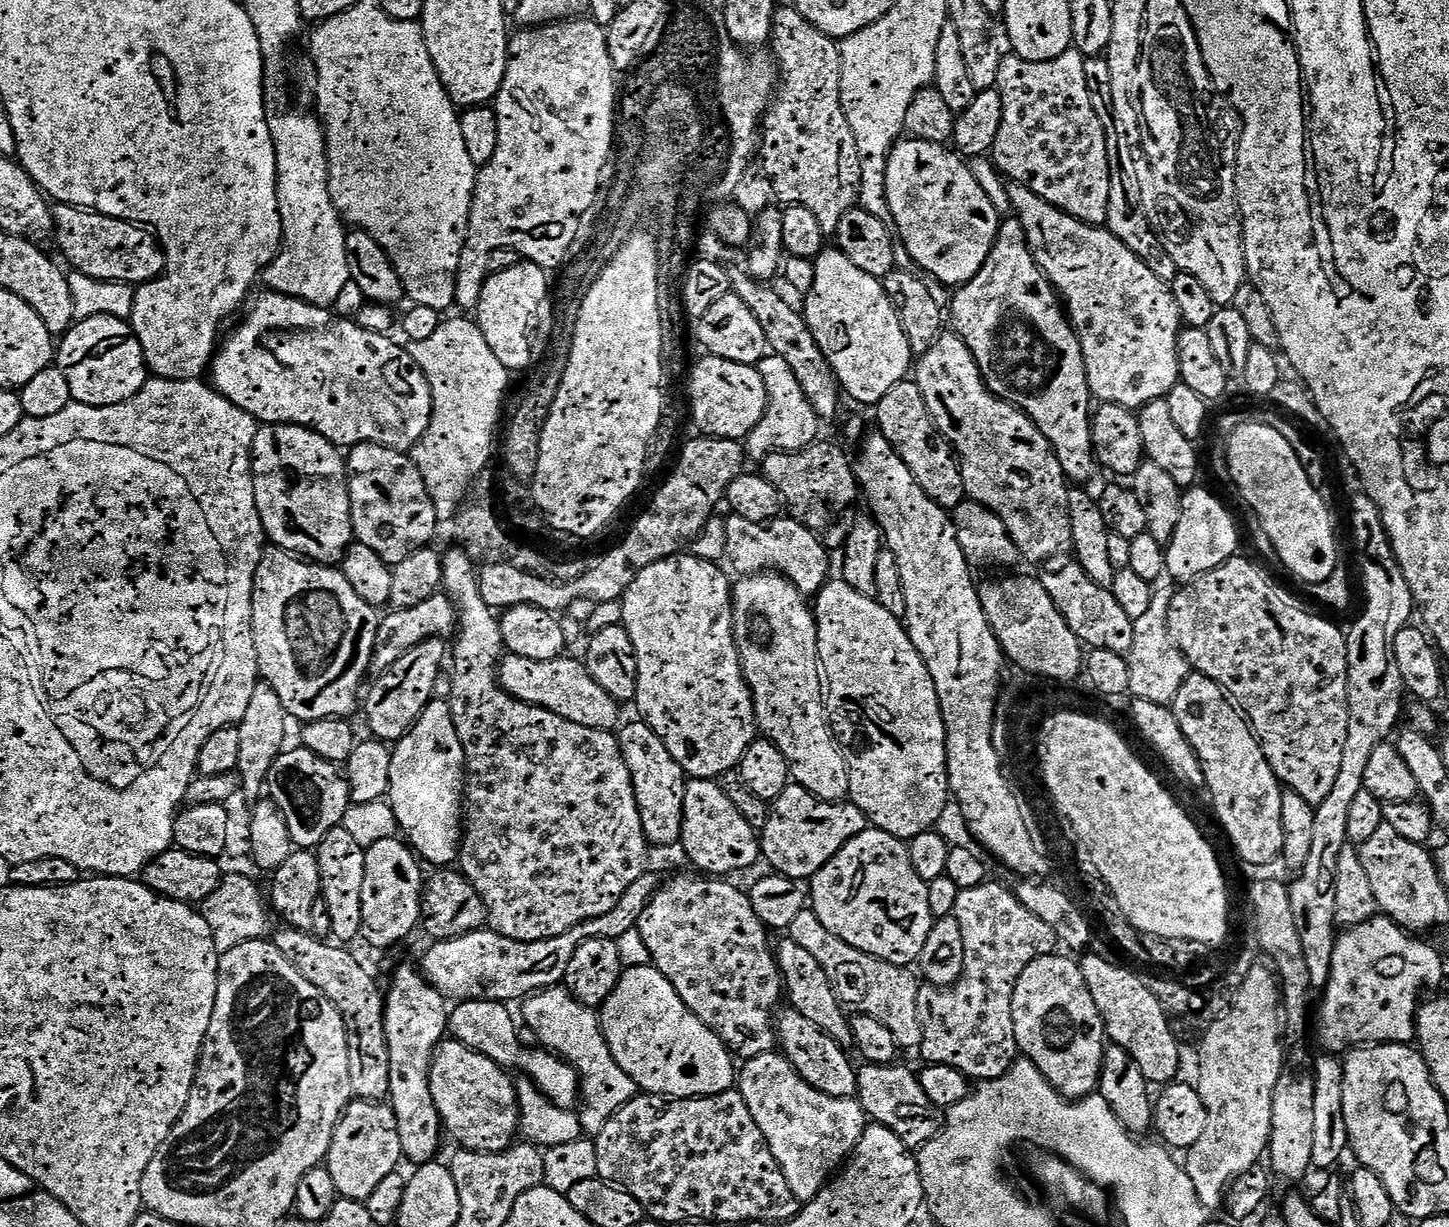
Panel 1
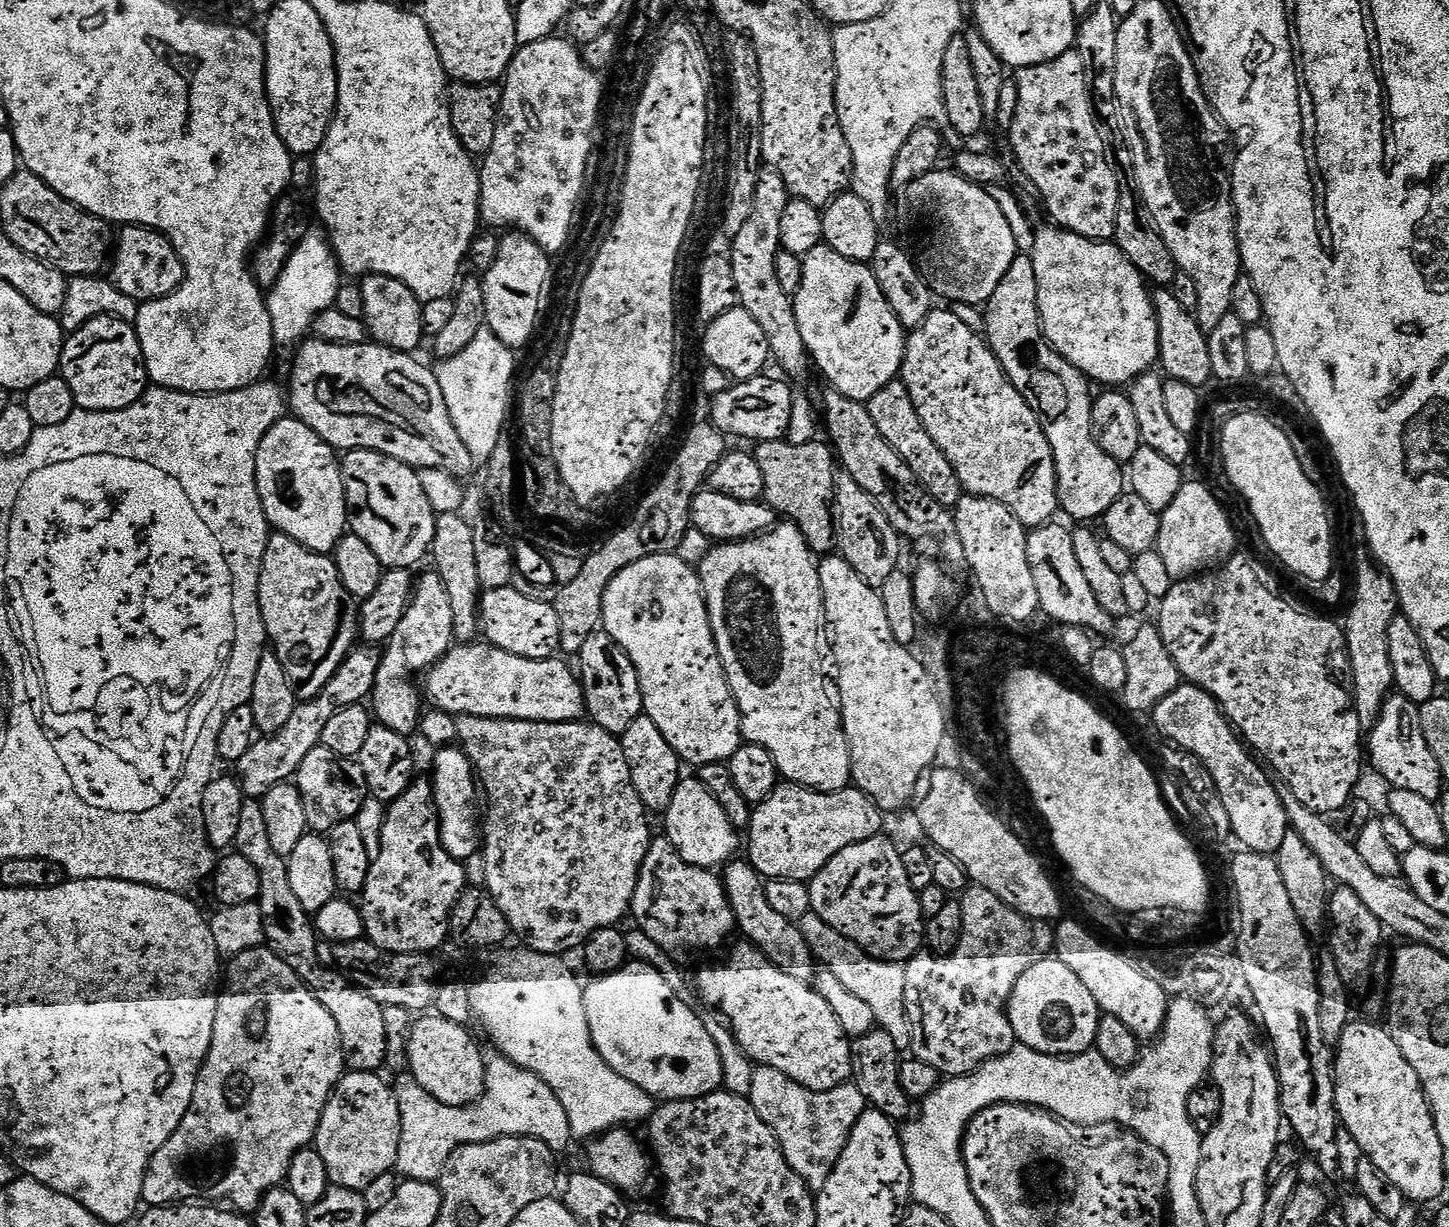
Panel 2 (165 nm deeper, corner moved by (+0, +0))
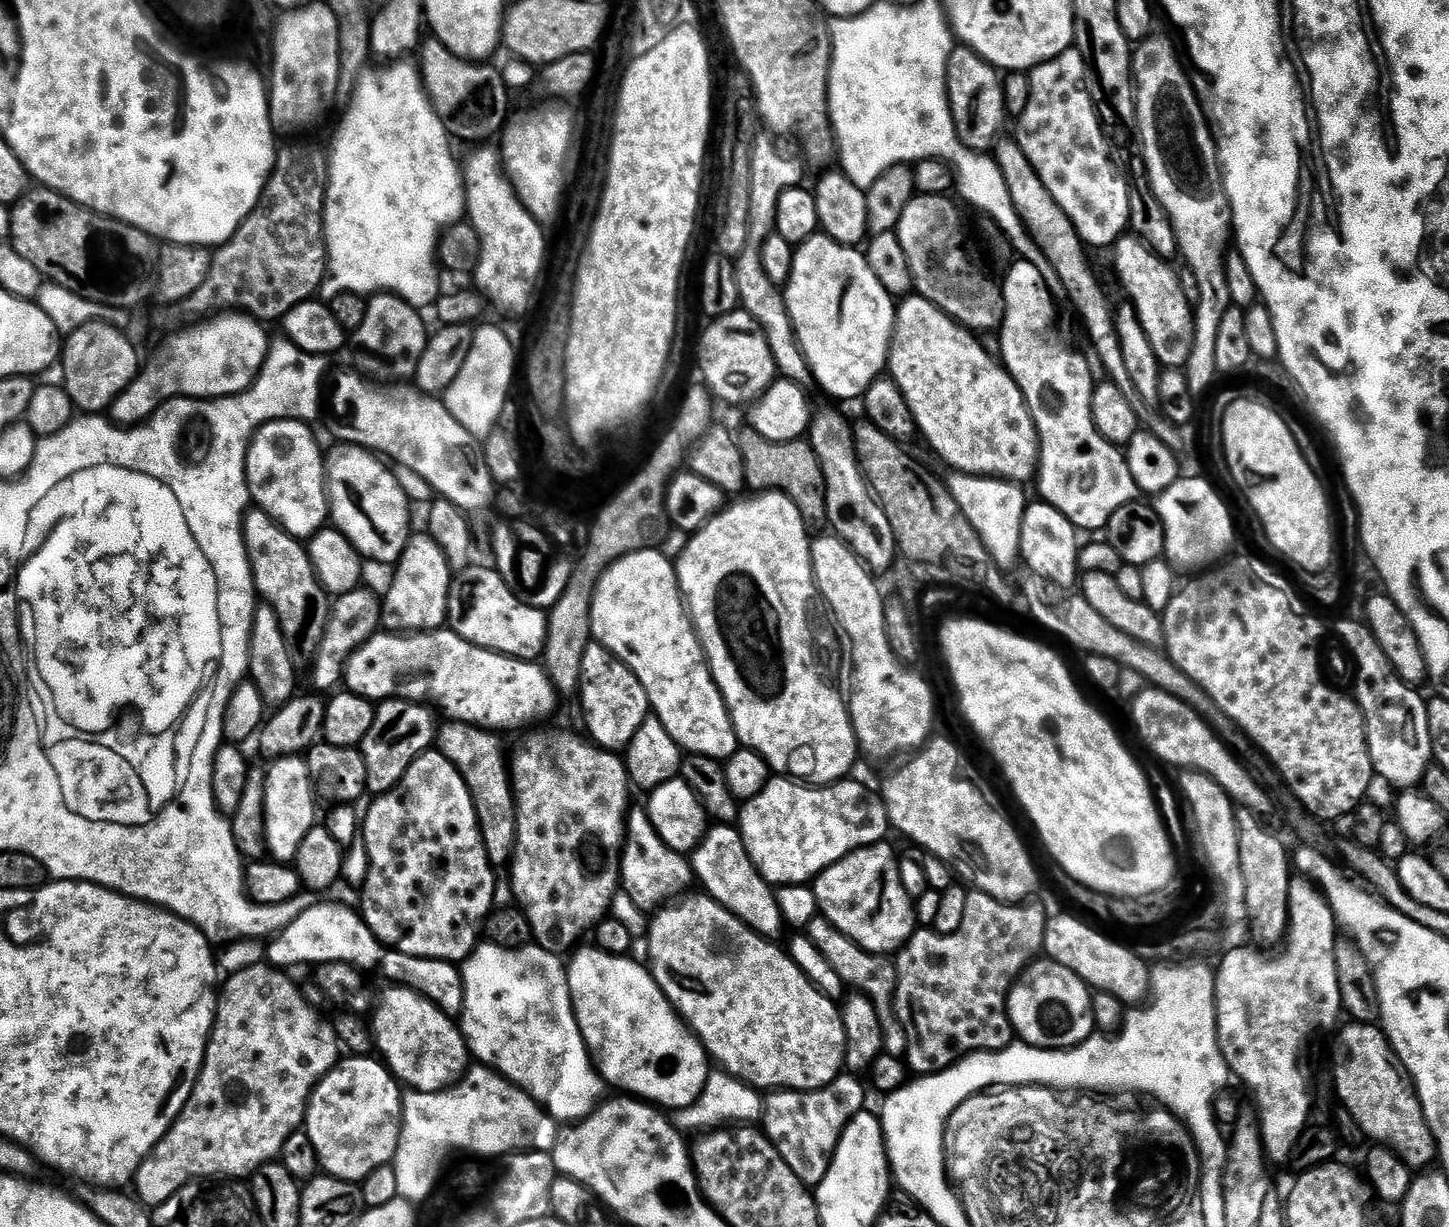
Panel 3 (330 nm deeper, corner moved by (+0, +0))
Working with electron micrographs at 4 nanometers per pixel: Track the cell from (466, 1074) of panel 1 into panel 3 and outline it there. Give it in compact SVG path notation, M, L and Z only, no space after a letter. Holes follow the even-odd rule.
M388 986L388 989L381 994L380 1001L377 1004L375 1001L371 1016L370 1027L375 1051L381 1052L379 1055L383 1063L401 1085L418 1092L440 1092L443 1088L452 1087L468 1071L470 1053L459 1023L413 988Z

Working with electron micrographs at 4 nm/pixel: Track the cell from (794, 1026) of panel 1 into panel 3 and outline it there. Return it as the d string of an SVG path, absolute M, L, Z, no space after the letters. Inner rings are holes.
M684 894L679 898L663 905L655 913L652 925L648 928L648 960L647 967L652 973L652 977L658 982L658 986L666 994L666 998L672 1003L673 1008L680 1014L680 1019L691 1028L696 1035L696 1039L704 1045L705 1052L713 1061L716 1060L723 1071L736 1077L742 1083L757 1090L787 1090L789 1092L813 1092L819 1088L824 1088L830 1082L834 1082L837 1076L845 1071L844 1055L846 1054L846 1030L840 1017L841 1009L837 1001L832 1000L826 994L822 994L798 970L798 966L793 962L792 957L788 955L783 947L780 948L769 937L760 936L753 928L746 926L737 918L729 908L723 908L715 898L707 894L692 896L693 894Z

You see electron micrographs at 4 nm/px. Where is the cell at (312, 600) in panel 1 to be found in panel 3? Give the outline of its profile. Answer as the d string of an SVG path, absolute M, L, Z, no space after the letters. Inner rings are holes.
M249 510L244 514L244 545L252 563L256 591L275 609L289 645L297 653L315 653L328 625L330 597L316 577L307 547L285 532L271 516L259 510Z

